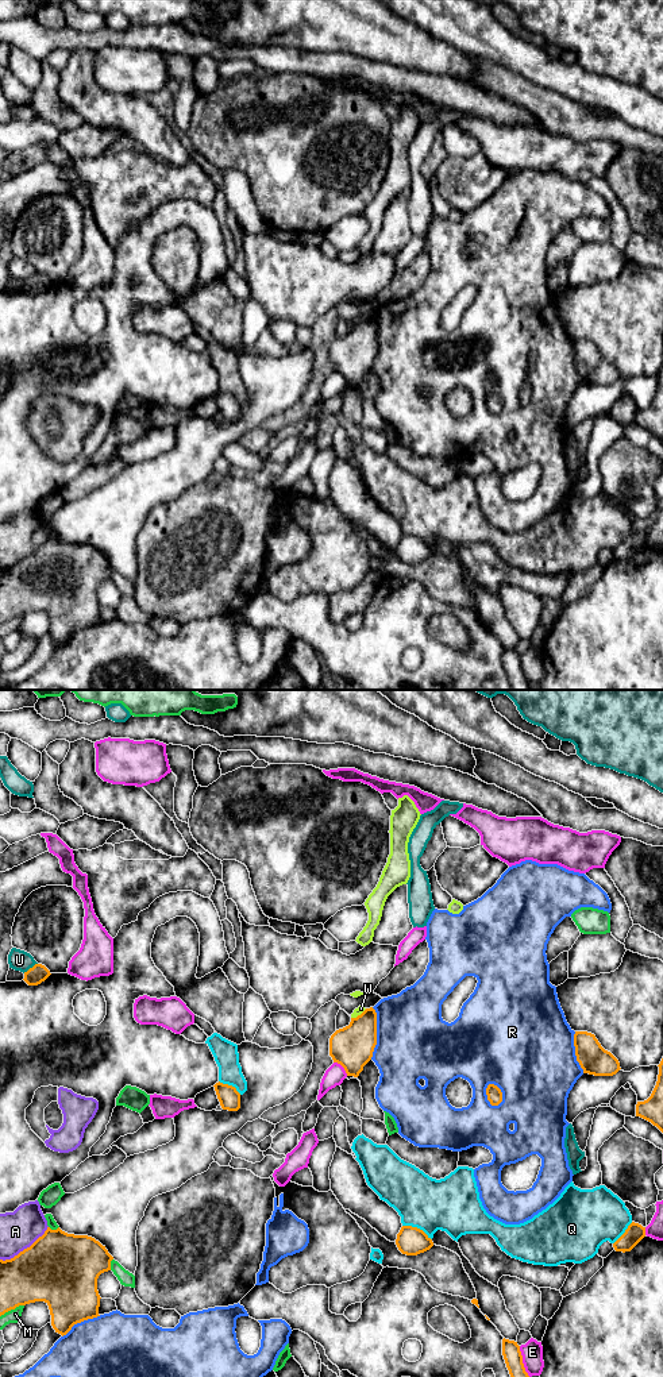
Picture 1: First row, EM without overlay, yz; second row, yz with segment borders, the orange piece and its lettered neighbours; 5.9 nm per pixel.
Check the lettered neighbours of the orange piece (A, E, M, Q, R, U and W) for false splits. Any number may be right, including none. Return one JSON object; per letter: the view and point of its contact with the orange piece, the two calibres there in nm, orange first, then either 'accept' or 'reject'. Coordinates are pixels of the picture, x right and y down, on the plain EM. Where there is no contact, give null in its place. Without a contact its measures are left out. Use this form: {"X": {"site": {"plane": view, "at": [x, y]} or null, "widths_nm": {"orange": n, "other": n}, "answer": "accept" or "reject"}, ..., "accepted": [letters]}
{"A": {"site": {"plane": "yz", "at": [24, 558]}, "widths_nm": {"orange": 440, "other": 220}, "answer": "reject"}, "E": {"site": {"plane": "yz", "at": [342, 374]}, "widths_nm": {"orange": 260, "other": 120}, "answer": "reject"}, "M": {"site": {"plane": "yz", "at": [11, 617]}, "widths_nm": {"orange": 320, "other": 80}, "answer": "reject"}, "Q": {"site": {"plane": "yz", "at": [416, 536]}, "widths_nm": {"orange": 170, "other": 320}, "answer": "reject"}, "R": {"site": {"plane": "yz", "at": [488, 405]}, "widths_nm": {"orange": 90, "other": 360}, "answer": "reject"}, "U": {"site": {"plane": "yz", "at": [30, 277]}, "widths_nm": {"orange": 110, "other": 130}, "answer": "reject"}, "W": {"site": {"plane": "yz", "at": [358, 324]}, "widths_nm": {"orange": 260, "other": 50}, "answer": "reject"}, "accepted": []}

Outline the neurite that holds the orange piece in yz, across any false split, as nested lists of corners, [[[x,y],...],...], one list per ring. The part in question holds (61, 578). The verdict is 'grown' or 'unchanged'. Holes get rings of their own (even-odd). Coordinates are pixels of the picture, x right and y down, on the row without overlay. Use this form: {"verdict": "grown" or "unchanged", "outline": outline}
{"verdict": "unchanged", "outline": [[[47,536],[30,556],[11,568],[0,568],[0,625],[19,614],[45,610],[53,637],[66,644],[74,633],[100,625],[97,587],[111,579],[112,568],[105,555],[95,547]]]}

